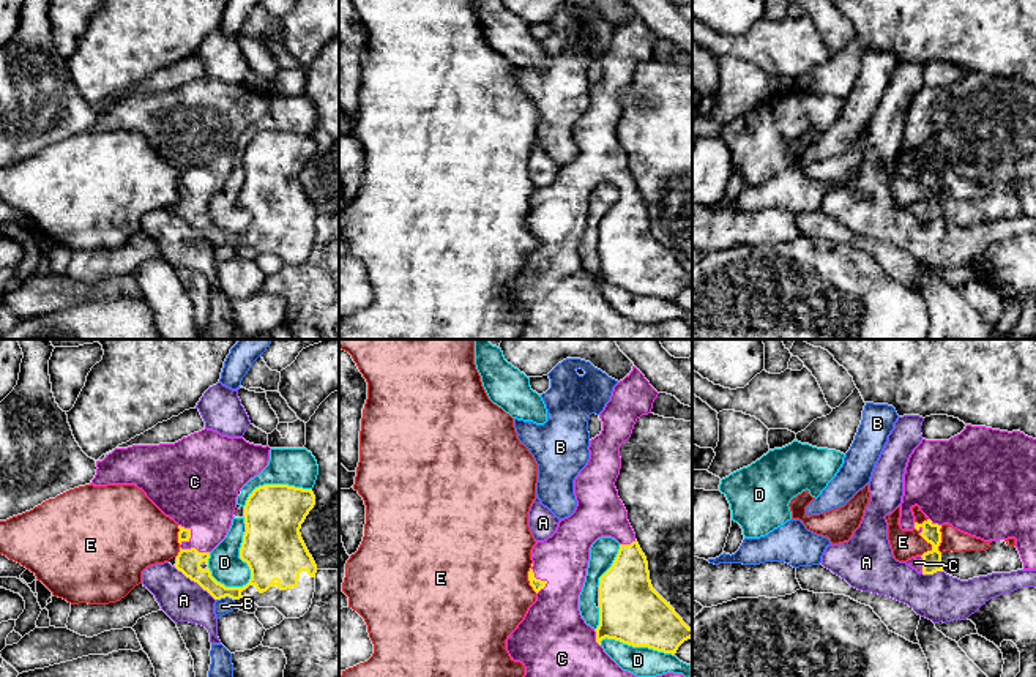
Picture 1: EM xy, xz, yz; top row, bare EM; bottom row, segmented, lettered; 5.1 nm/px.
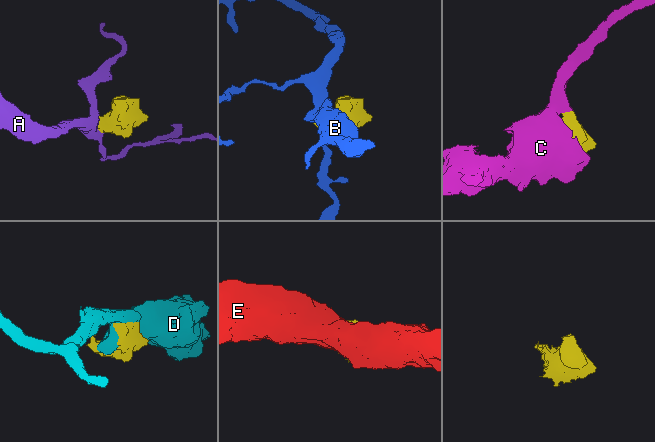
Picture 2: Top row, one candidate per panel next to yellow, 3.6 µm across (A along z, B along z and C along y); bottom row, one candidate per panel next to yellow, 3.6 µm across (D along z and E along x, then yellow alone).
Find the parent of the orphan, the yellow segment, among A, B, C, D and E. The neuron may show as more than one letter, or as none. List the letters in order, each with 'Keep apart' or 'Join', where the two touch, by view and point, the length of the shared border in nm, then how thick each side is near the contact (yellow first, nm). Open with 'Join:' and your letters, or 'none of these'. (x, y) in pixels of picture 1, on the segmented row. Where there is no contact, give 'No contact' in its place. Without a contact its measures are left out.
Join: C
A: Keep apart. Touches yellow at xy (194, 581). Shared border 280 nm. Thickness 130 nm (yellow) against 220 nm
B: Keep apart. Touches yellow at xy (224, 597). Shared border 100 nm. Thickness 150 nm (yellow) against 90 nm
C: Join. Touches yellow at xy (180, 548). Shared border 220 nm. Thickness 60 nm (yellow) against 280 nm
D: Keep apart. Touches yellow at xy (249, 568). Shared border 280 nm. Thickness 300 nm (yellow) against 170 nm
E: Keep apart. Touches yellow at xz (529, 578). Shared border 160 nm. Thickness 60 nm (yellow) against 500 nm

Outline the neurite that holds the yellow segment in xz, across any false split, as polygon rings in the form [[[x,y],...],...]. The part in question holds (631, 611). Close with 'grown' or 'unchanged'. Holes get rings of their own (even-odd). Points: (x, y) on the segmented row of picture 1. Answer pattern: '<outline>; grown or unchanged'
[[[635,366],[613,387],[610,401],[599,413],[602,431],[590,440],[590,459],[574,480],[574,513],[560,519],[555,533],[536,541],[531,549],[528,581],[536,592],[536,601],[506,639],[511,660],[525,666],[524,677],[637,677],[623,671],[604,652],[602,639],[675,655],[678,647],[692,638],[692,628],[653,589],[647,557],[615,488],[621,469],[620,447],[631,437],[635,421],[651,413],[658,395]],[[601,537],[615,538],[620,549],[612,567],[599,578],[599,625],[594,630],[580,615],[579,595],[587,576],[590,548]]]; grown

